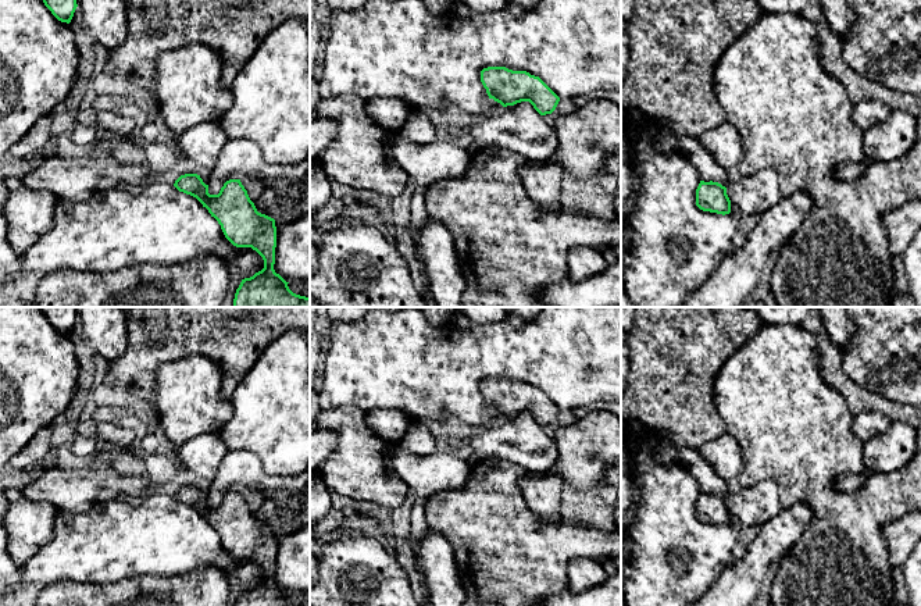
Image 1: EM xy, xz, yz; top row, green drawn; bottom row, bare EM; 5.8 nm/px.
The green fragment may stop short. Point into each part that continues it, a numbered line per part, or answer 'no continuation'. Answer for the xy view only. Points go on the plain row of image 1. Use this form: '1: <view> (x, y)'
no continuation

